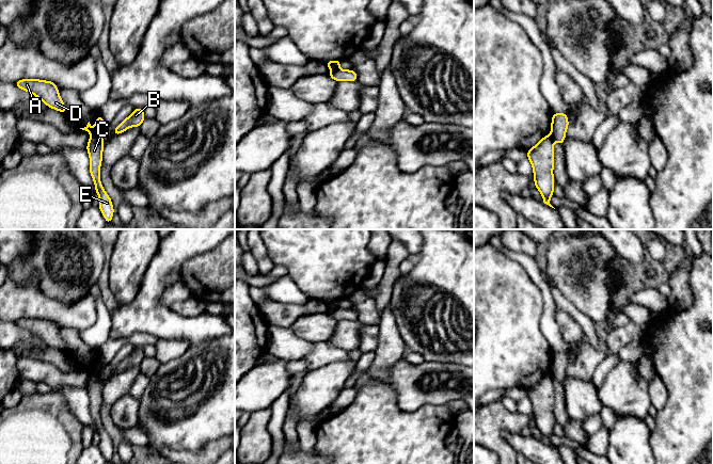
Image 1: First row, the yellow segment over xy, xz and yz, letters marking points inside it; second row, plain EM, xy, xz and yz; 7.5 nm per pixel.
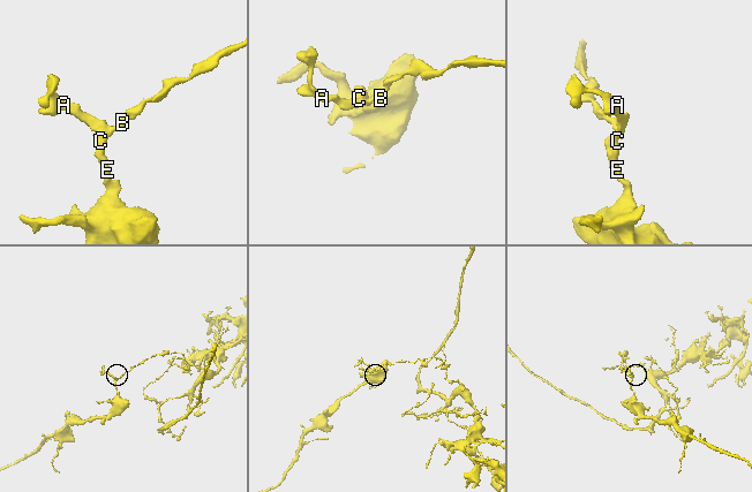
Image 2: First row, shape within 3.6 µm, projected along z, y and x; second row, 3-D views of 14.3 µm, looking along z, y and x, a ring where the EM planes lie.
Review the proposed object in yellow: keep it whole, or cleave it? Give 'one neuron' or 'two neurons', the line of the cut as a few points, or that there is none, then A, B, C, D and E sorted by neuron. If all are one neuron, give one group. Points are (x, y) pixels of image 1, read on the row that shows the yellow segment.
two neurons; cut xy (91, 134), (94, 134), (104, 143); groups A B D / C E

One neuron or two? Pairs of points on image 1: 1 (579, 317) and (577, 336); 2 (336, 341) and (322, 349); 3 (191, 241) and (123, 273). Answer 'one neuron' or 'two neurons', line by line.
1: two neurons
2: two neurons
3: two neurons

